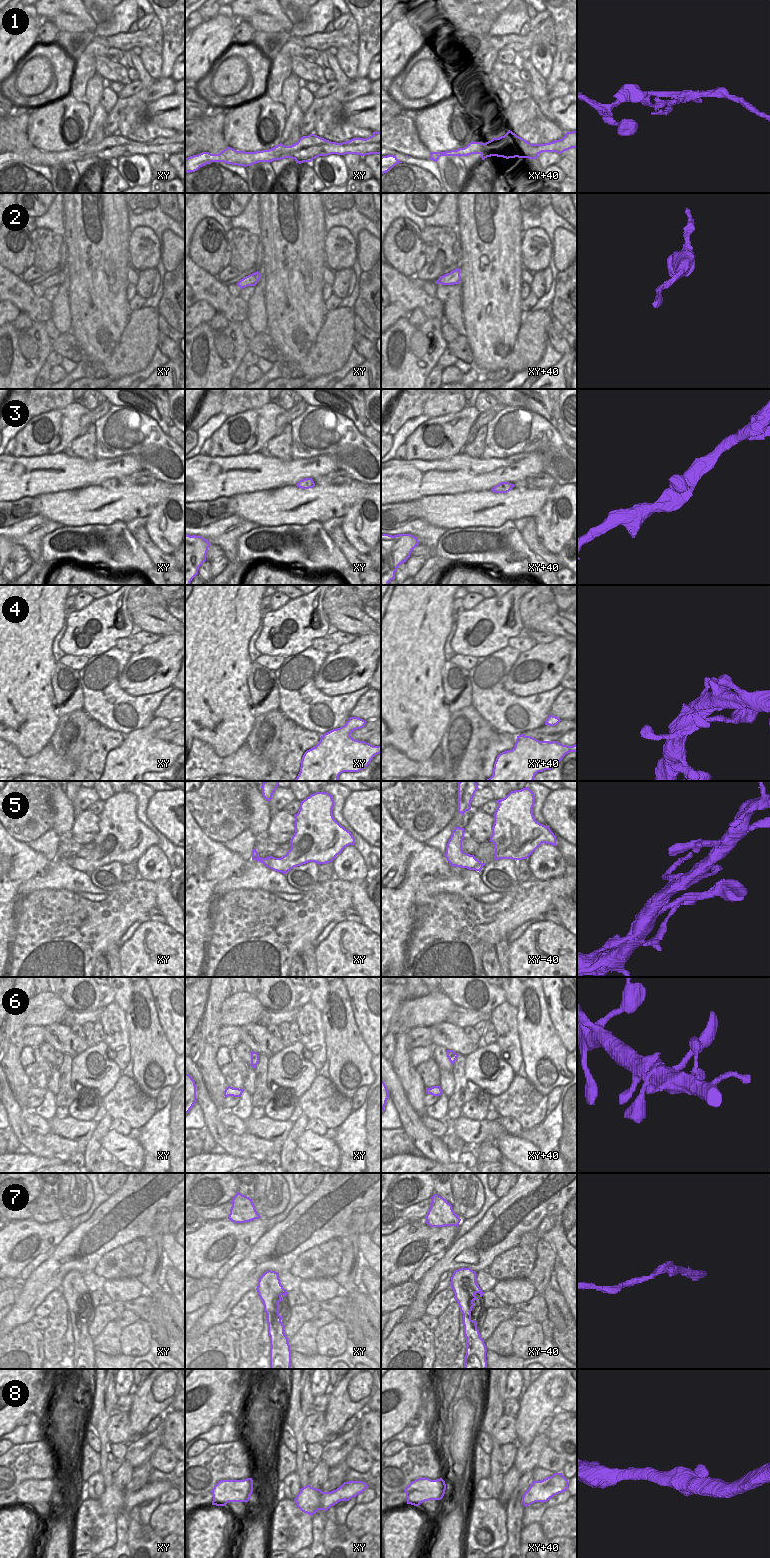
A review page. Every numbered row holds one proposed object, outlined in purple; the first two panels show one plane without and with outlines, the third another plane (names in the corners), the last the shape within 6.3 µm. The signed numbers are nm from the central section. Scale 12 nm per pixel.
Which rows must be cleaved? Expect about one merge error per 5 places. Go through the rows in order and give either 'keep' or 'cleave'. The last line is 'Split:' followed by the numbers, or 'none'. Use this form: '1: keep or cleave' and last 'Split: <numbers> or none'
1: cleave
2: keep
3: keep
4: keep
5: keep
6: keep
7: keep
8: keep
Split: 1

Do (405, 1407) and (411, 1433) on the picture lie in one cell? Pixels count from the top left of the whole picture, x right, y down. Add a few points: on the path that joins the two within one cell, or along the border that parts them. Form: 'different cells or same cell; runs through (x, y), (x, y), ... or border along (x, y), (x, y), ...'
different cells; border along (407, 1425), (391, 1437)

